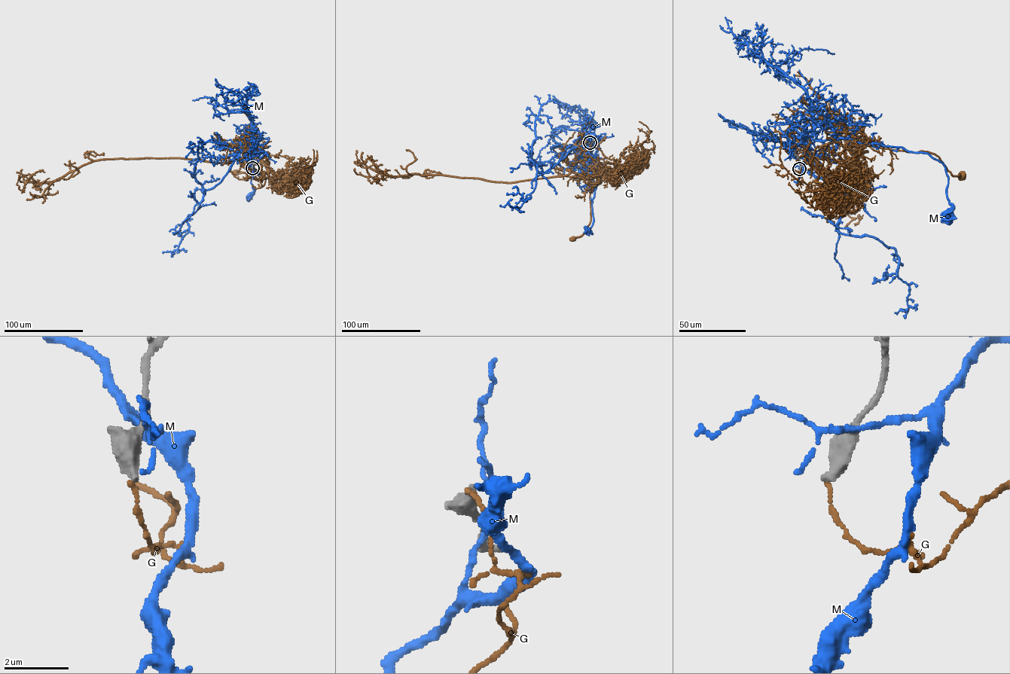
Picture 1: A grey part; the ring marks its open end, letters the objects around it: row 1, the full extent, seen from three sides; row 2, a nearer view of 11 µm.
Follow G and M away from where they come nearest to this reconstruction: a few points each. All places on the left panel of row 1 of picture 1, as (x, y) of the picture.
G: (252, 169), (248, 166), (257, 170), (262, 166), (255, 154), (245, 172), (235, 172)
M: (252, 167), (248, 150), (258, 154), (254, 156), (256, 161), (251, 168), (253, 190), (249, 195)

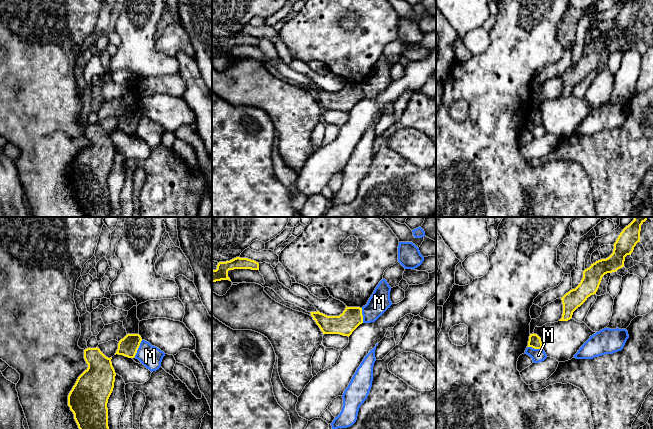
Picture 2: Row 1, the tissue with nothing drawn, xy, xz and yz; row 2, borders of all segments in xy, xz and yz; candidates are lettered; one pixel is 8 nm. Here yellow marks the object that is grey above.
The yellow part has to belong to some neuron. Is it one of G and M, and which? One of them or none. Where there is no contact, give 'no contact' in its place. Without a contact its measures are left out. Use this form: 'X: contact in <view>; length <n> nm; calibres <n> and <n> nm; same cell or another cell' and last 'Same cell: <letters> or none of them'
G: no contact; another cell
M: contact in xy; length 150 nm; calibres 160 and 180 nm; another cell
Same cell: none of them

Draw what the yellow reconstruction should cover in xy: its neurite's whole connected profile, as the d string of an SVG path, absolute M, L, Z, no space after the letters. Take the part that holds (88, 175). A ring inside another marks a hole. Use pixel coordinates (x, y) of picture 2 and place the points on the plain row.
M99 124L84 126L84 135L88 144L78 153L68 171L68 182L74 190L74 195L87 217L108 217L110 206L108 203L108 175L113 167L115 146L111 134L106 133Z

